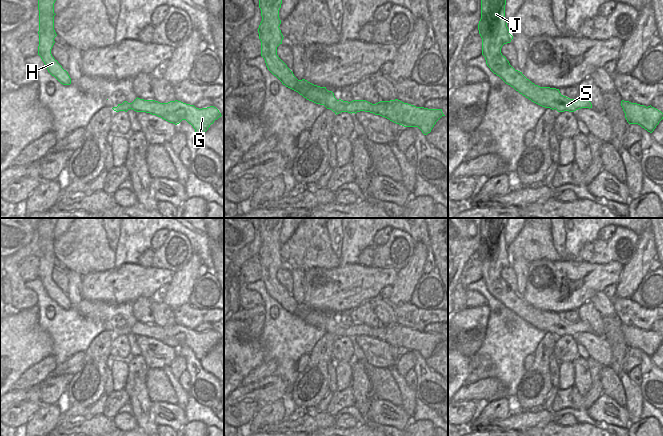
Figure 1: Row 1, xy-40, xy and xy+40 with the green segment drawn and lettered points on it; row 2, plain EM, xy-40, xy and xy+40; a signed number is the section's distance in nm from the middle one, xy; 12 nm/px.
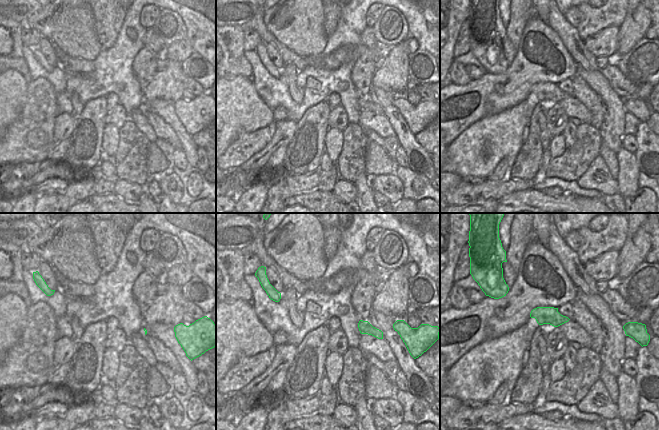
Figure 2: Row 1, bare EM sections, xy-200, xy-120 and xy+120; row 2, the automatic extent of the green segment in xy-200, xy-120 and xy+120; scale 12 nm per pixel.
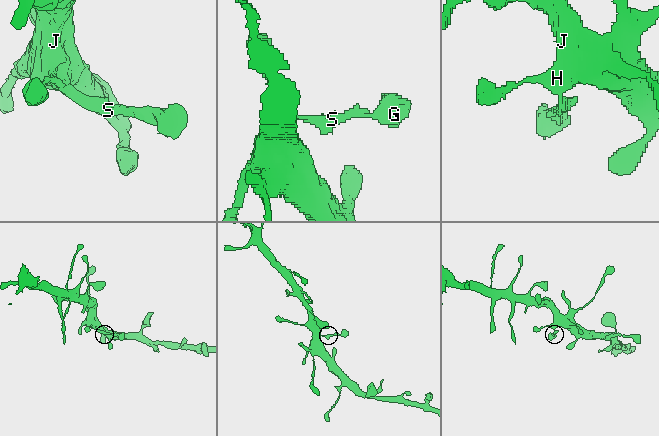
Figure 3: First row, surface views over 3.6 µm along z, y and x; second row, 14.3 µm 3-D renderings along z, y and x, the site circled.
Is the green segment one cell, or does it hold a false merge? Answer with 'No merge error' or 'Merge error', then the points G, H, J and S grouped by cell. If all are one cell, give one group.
No merge error. Groups: G H J S

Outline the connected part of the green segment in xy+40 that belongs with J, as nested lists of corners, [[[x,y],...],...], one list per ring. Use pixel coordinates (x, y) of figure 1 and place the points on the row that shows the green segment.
[[[481,0],[478,30],[482,38],[482,55],[490,70],[520,94],[542,107],[556,109],[558,112],[592,108],[589,99],[570,99],[563,96],[559,89],[535,85],[510,65],[501,53],[502,46],[513,39],[505,19],[505,5],[506,0]]]

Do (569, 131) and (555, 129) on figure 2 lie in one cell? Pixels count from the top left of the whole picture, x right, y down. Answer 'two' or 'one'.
two

